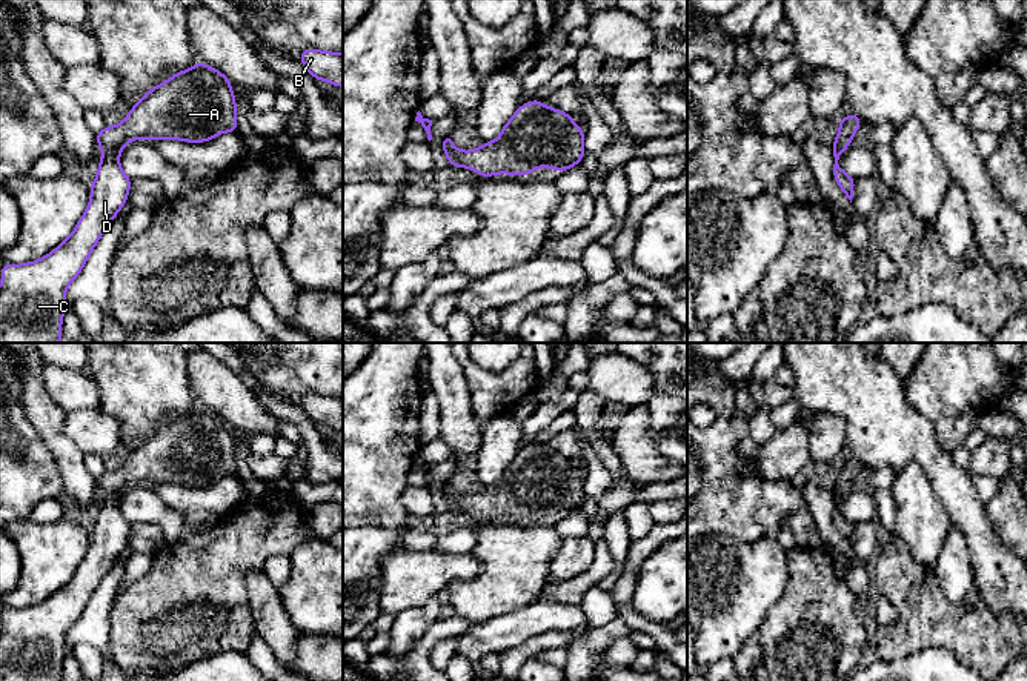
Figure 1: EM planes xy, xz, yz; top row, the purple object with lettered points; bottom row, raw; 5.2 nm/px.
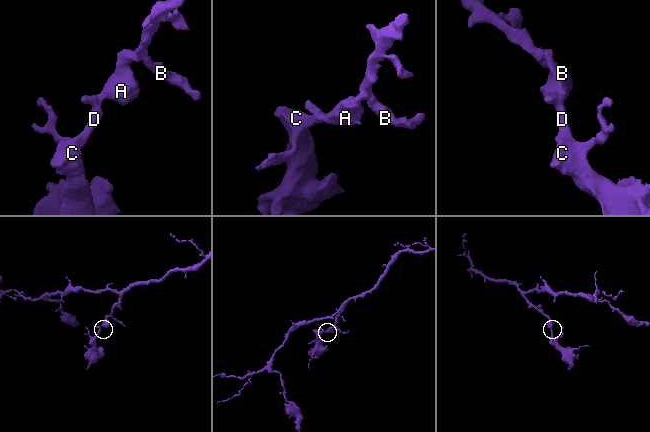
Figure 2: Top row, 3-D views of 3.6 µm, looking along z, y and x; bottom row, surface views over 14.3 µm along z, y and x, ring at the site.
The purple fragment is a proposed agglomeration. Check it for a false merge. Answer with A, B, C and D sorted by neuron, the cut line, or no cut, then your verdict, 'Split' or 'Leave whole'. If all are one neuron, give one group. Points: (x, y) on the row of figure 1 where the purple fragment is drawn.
Groups: A B C D. No split. Leave whole

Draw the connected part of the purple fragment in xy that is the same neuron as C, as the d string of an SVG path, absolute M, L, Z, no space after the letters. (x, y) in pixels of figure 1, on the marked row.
M197 61L143 95L117 126L106 126L95 138L103 151L91 200L74 232L51 254L26 264L5 263L0 286L0 343L60 343L61 318L68 309L65 292L81 272L94 246L128 200L131 178L120 168L120 152L131 140L172 138L191 143L237 131L235 95L231 80L215 68Z

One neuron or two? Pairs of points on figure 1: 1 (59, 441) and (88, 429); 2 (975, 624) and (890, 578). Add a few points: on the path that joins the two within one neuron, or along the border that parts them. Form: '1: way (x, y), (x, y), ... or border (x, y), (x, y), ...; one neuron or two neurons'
1: border (65, 412), (62, 431), (83, 455); two neurons
2: way (953, 624), (943, 624), (912, 594); one neuron

